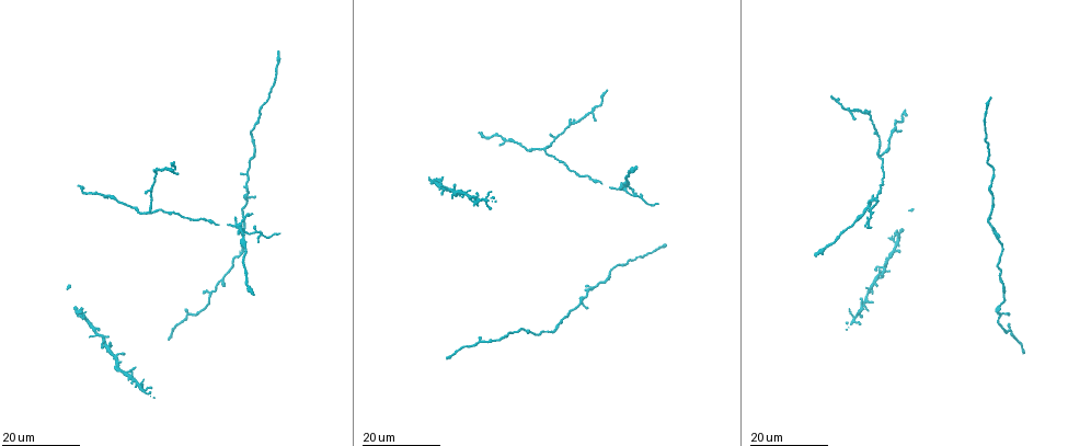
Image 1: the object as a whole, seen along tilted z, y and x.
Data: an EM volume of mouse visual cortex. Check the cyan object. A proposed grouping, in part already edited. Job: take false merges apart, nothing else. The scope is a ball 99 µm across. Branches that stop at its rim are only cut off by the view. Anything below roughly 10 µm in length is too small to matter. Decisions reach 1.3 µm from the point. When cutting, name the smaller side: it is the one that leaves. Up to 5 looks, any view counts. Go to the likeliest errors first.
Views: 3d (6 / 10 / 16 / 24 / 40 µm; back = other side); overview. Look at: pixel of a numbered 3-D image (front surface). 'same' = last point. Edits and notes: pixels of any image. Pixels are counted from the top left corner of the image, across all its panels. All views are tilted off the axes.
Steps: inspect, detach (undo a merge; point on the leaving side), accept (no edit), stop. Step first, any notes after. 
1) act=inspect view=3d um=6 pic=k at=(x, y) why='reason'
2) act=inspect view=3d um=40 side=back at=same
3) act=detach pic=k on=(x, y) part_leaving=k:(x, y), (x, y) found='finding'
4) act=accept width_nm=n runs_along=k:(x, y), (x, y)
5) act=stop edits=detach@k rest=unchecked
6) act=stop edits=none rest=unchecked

act=inspect view=3d um=24 pic=1 at=(869, 206)

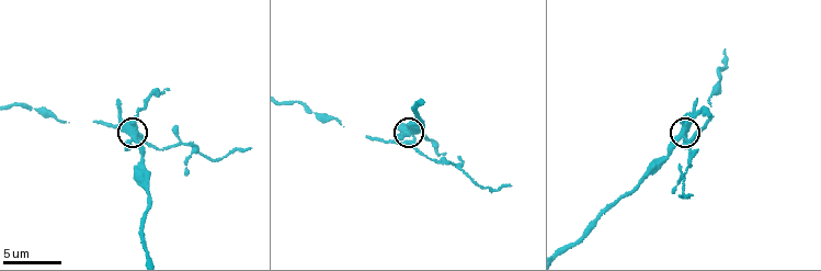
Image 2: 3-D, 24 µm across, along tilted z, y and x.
act=inspect view=3d um=10 pic=2 at=(135, 135) why='closer look'

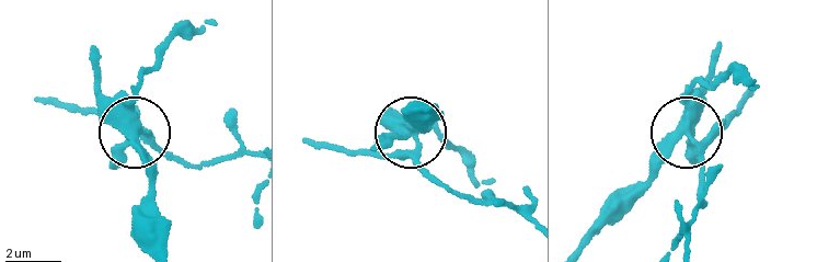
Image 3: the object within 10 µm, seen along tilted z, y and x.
act=detach pic=3 on=(122, 163) width_nm=390 found='two cells meet here'

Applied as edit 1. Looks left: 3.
act=inspect view=3d um=24 pic=1 at=(987, 219) why='three arms meet'

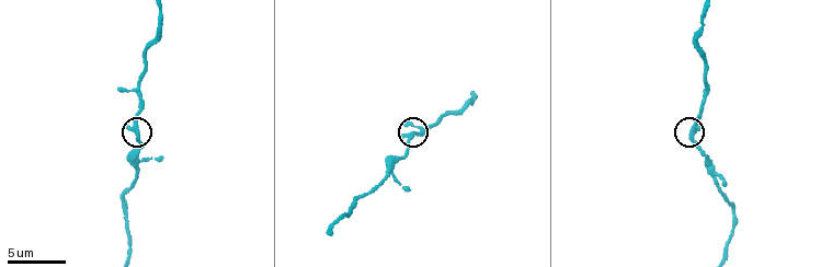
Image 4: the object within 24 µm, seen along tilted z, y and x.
act=inspect view=3d um=10 pic=4 at=(694, 124)

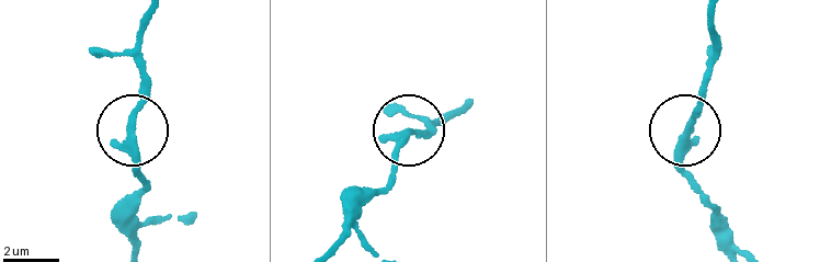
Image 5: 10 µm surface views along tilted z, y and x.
act=accept side_arm_um=45 arms=3 found='continuous, no second cell'

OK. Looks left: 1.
act=stop edits=detach@3 rest=unchecked

